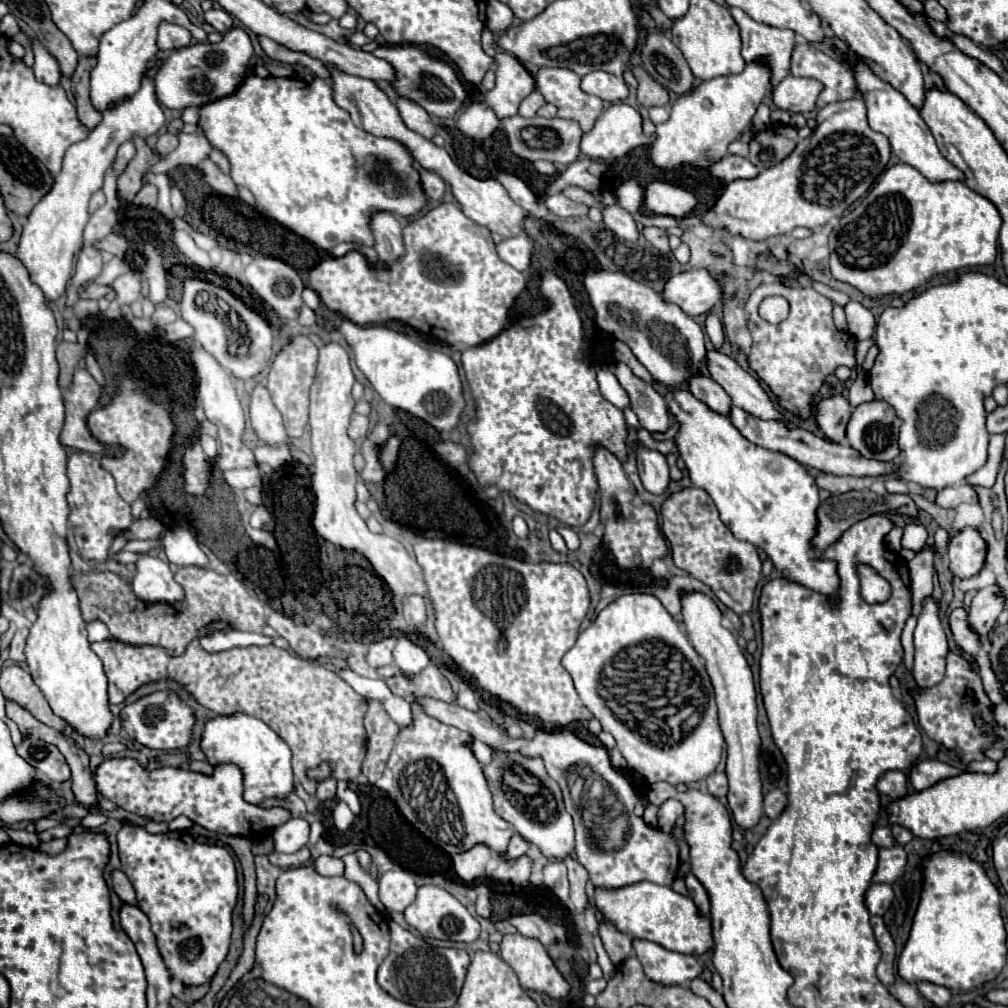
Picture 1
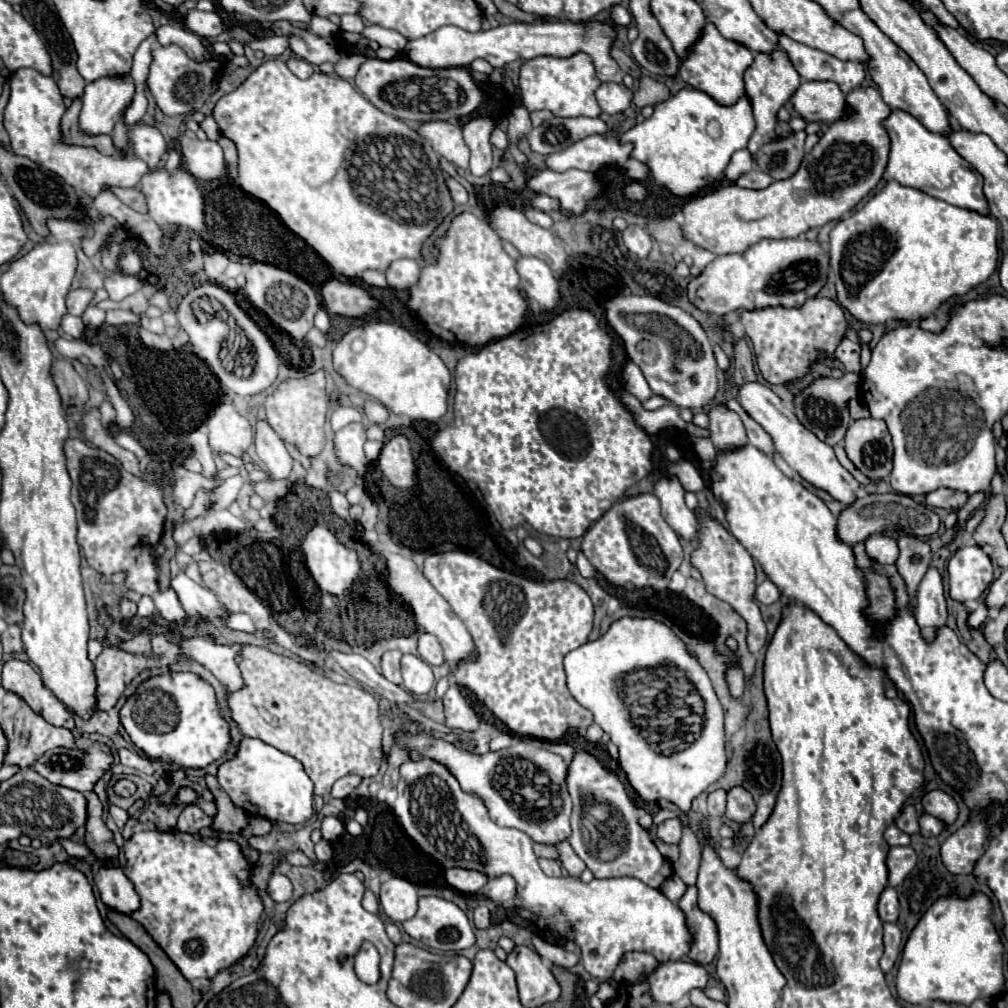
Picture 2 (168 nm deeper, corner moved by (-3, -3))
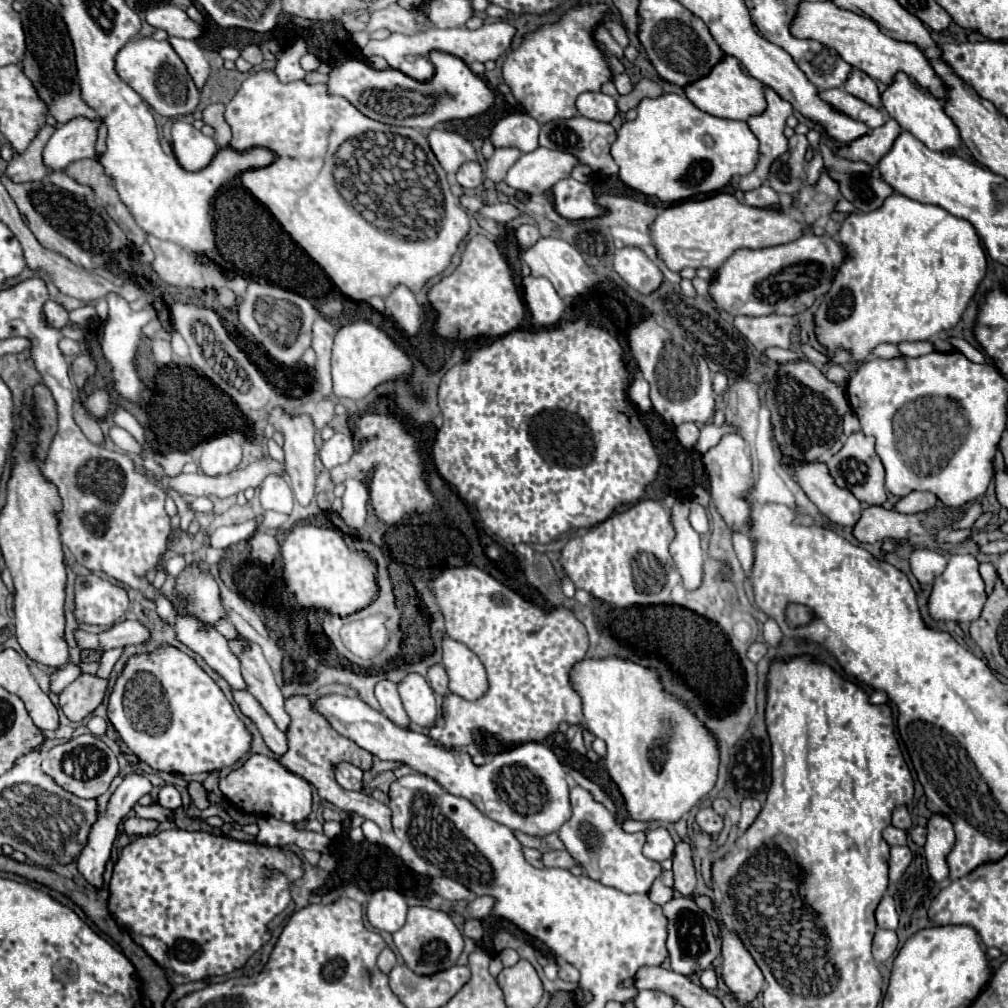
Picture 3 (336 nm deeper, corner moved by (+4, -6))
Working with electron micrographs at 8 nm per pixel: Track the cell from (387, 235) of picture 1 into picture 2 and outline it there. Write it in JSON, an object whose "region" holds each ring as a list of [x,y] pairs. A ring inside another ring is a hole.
{"region":[[[397,260],[387,270],[387,282],[393,290],[409,290],[417,284],[421,266],[415,260]]]}

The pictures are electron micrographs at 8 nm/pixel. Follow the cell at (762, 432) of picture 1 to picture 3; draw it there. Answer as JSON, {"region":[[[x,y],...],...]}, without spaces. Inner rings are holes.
{"region":[[[706,423],[700,427],[700,435],[698,435],[698,443],[696,443],[696,451],[704,453],[706,449],[716,446],[722,435],[736,431],[734,425],[714,425],[714,423]]]}

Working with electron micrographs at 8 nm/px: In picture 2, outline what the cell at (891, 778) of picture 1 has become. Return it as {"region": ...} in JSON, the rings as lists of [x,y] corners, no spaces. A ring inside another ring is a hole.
{"region":[[[905,806],[903,810],[901,810],[901,816],[897,818],[897,828],[899,830],[903,830],[905,834],[915,834],[915,832],[919,832],[919,816],[917,816],[917,812],[915,812],[915,808],[913,806]]]}

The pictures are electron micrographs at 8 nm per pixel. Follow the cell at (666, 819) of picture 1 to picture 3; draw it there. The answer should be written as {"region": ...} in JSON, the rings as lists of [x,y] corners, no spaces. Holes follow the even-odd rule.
{"region":[[[654,827],[646,831],[646,843],[644,843],[644,855],[652,861],[664,861],[672,857],[674,851],[674,839],[664,827]]]}

